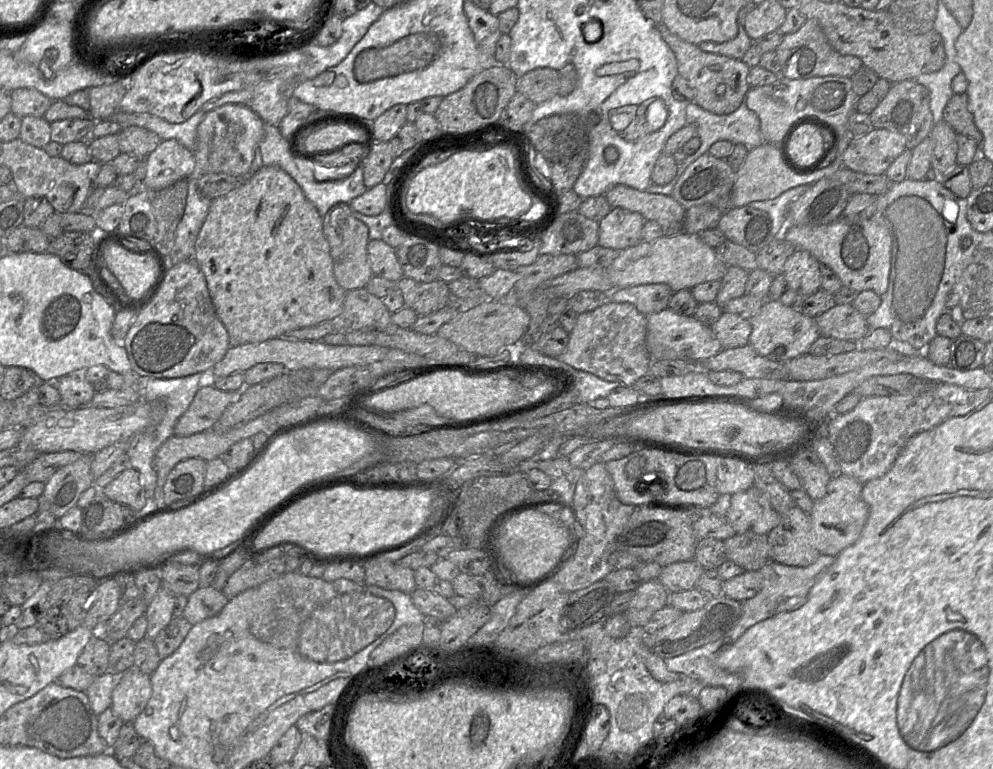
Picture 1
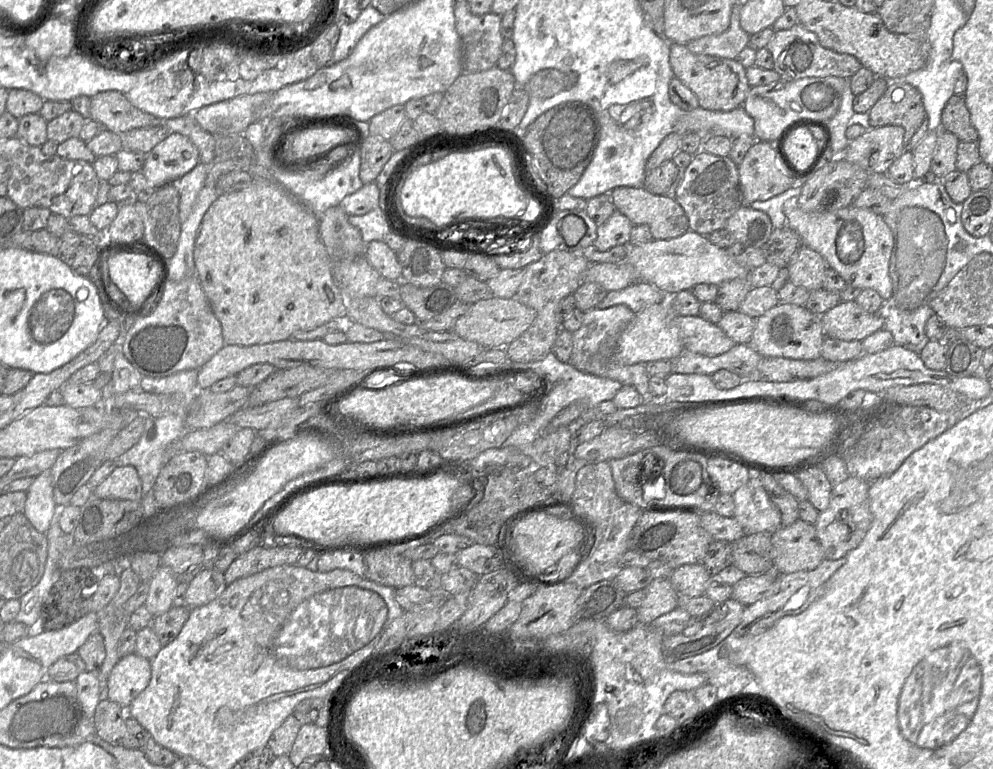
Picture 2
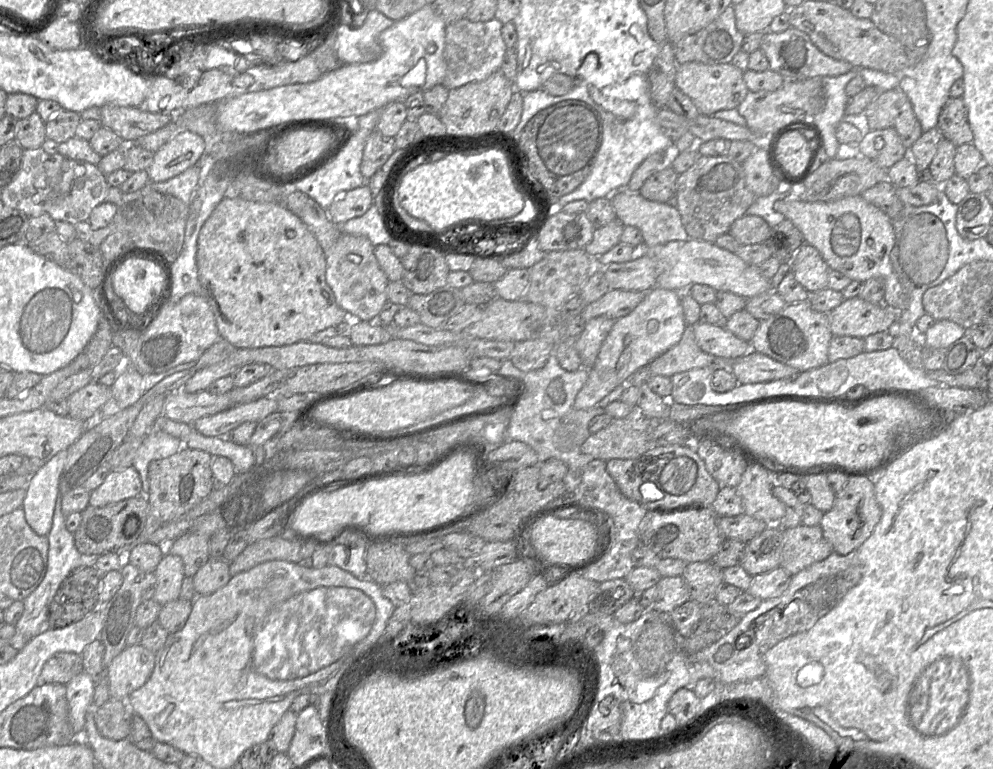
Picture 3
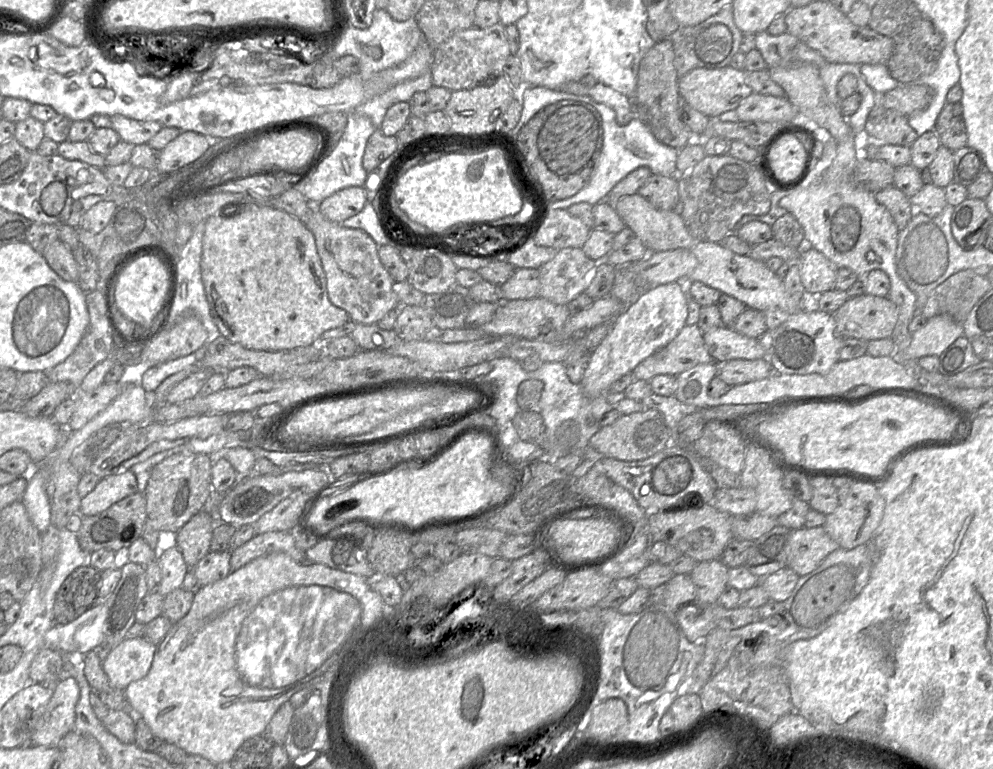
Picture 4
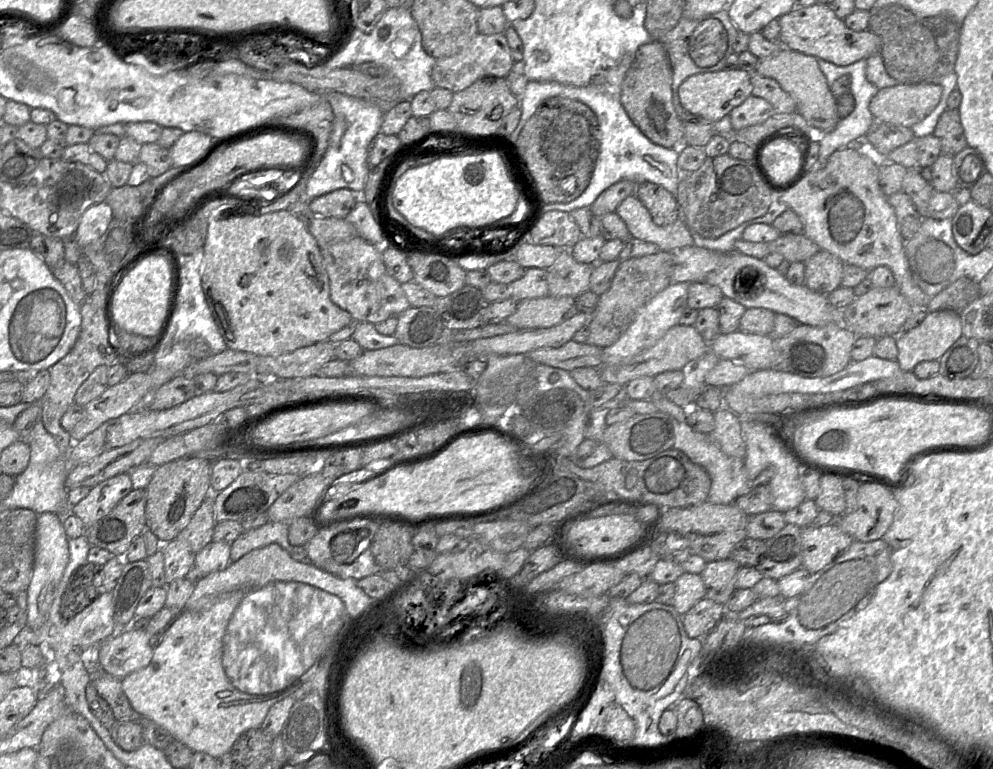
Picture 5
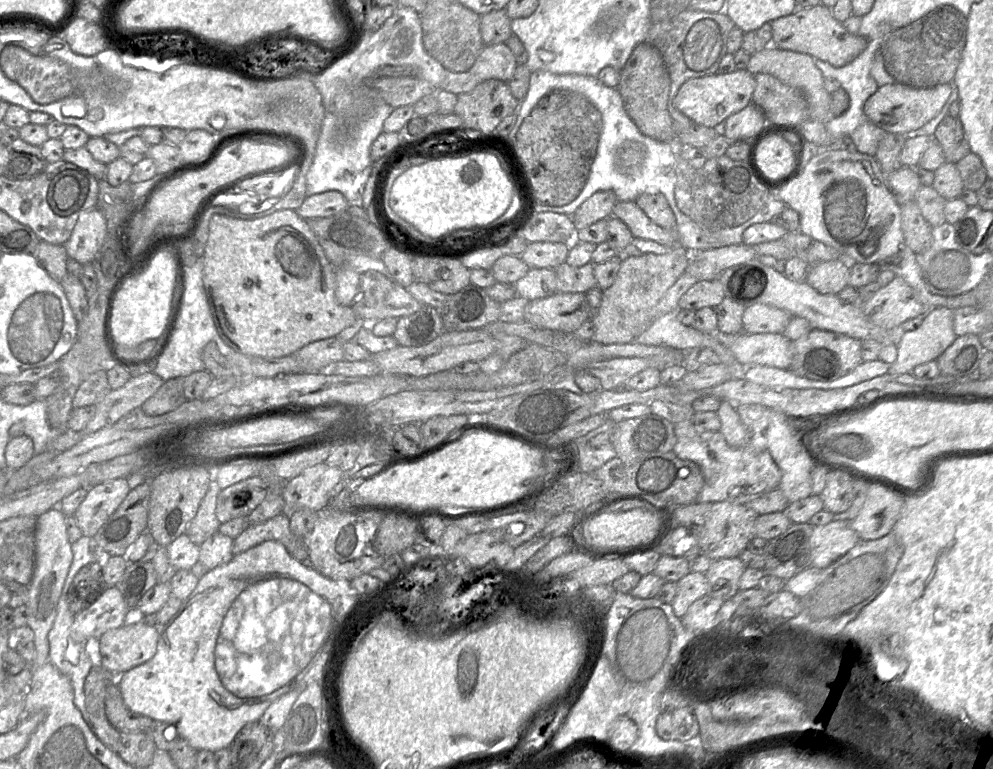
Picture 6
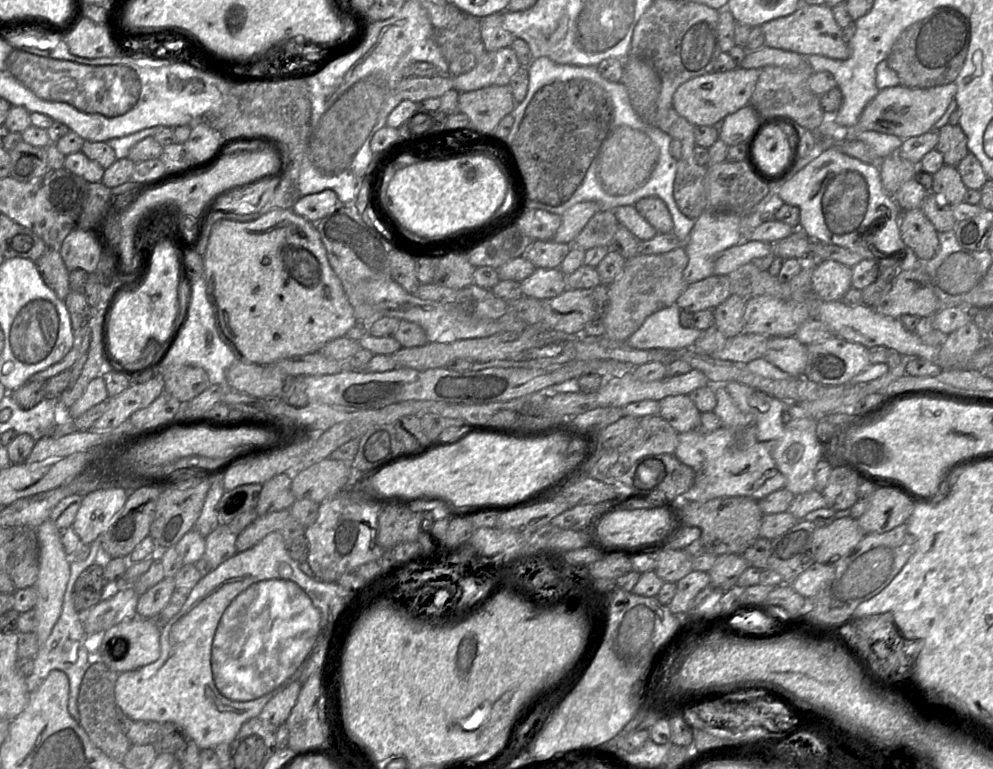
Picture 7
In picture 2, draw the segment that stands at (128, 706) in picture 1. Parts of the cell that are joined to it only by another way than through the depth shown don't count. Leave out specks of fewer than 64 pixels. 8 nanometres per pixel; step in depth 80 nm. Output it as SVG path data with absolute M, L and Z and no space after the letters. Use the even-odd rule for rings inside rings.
M131 653L118 660L108 678L107 699L125 709L148 686L151 660Z

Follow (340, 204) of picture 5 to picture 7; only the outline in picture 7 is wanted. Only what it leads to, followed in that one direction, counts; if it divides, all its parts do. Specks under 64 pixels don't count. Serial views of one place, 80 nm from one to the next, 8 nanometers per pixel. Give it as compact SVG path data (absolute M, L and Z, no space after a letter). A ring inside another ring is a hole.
M326 189L319 193L302 196L293 206L292 211L312 223L316 223L331 212L339 205L337 194Z

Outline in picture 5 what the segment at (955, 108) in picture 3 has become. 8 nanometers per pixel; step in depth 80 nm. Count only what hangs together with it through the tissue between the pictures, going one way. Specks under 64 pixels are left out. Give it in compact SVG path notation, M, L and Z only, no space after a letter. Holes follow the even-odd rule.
M945 109L939 116L933 135L940 141L942 153L955 156L968 146L959 110Z

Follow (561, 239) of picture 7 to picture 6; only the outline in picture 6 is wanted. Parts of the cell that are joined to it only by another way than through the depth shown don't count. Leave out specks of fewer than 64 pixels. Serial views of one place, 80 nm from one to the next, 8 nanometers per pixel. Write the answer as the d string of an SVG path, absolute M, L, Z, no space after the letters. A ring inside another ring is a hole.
M599 191L593 194L572 215L576 231L598 220L608 219L612 216L617 202L617 197L612 191Z

